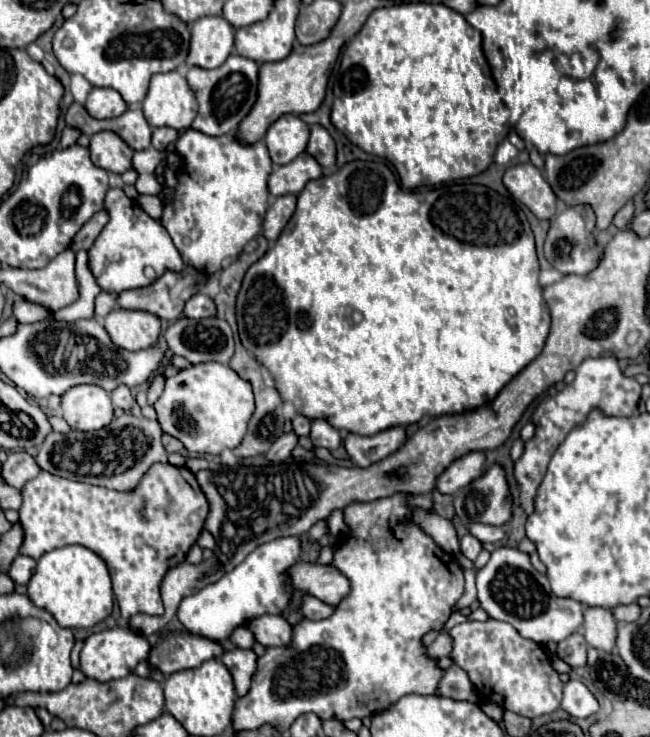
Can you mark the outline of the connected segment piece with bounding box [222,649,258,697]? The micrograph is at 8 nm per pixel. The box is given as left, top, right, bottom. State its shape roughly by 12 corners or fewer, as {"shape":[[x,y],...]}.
{"shape":[[252,649],[226,651],[222,663],[238,697],[248,693],[258,657]]}

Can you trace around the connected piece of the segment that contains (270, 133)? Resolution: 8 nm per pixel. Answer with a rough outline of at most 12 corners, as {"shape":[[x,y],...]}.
{"shape":[[282,115],[264,135],[270,157],[286,165],[306,151],[308,125]]}

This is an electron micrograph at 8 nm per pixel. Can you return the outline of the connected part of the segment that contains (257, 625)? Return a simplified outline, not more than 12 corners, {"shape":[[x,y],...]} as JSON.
{"shape":[[262,615],[248,627],[264,647],[292,641],[292,625],[280,615]]}

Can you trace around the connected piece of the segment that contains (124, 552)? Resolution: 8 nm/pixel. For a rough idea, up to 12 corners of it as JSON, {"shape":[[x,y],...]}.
{"shape":[[152,465],[130,493],[40,471],[20,553],[84,545],[124,621],[208,515],[194,473]]}

